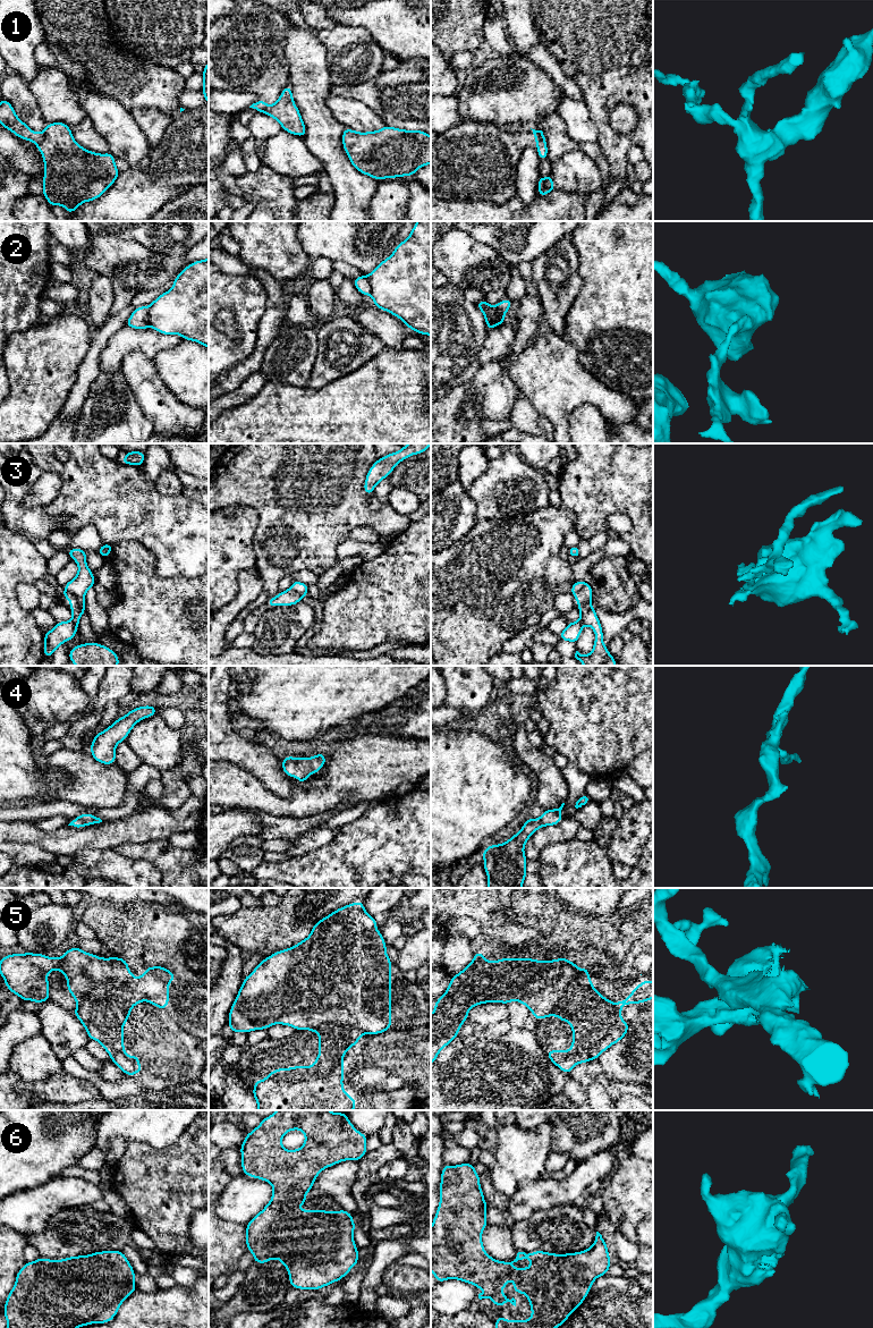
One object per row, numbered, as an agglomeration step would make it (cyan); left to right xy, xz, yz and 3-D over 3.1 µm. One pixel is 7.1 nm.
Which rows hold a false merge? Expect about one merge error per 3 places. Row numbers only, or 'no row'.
1, 2, 3, 5

